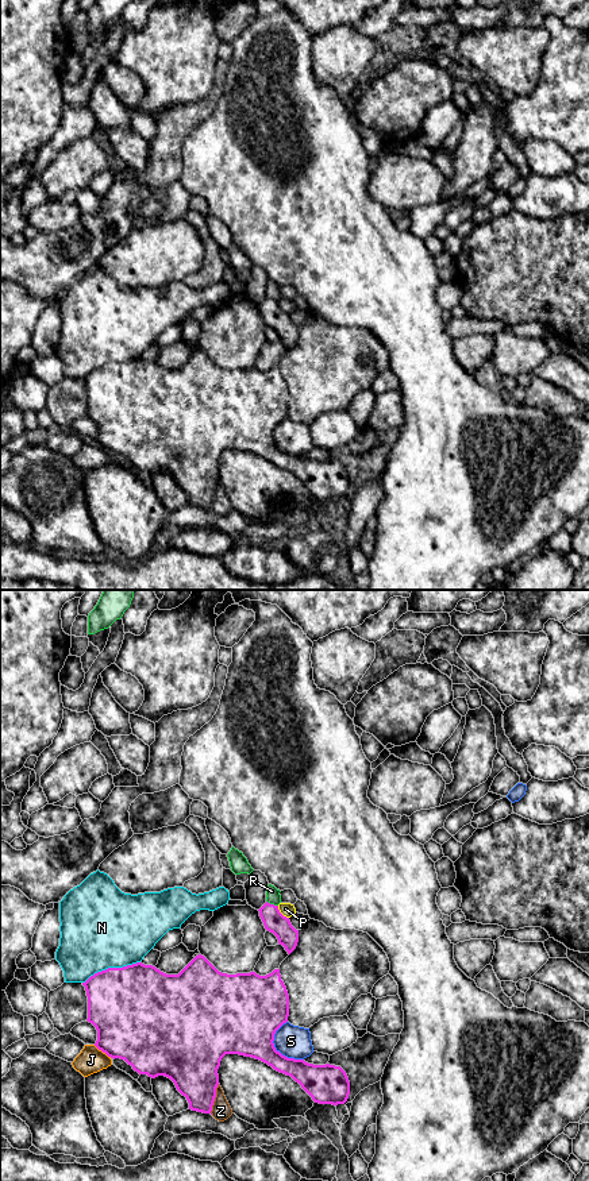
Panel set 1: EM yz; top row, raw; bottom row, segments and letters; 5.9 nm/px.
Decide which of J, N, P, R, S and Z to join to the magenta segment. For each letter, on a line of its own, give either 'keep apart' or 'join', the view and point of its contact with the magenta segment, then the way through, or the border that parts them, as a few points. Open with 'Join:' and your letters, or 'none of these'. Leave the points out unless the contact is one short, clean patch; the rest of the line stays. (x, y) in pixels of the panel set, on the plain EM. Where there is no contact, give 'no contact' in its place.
Join: none of these
J: keep apart; meets magenta in yz at (103, 447)
N: keep apart; meets magenta in yz at (111, 363)
P: keep apart; meets magenta in yz at (280, 308)
R: keep apart; meets magenta in yz at (272, 300)
S: keep apart; meets magenta in yz at (274, 444)
Z: keep apart; meets magenta in yz at (214, 494)

